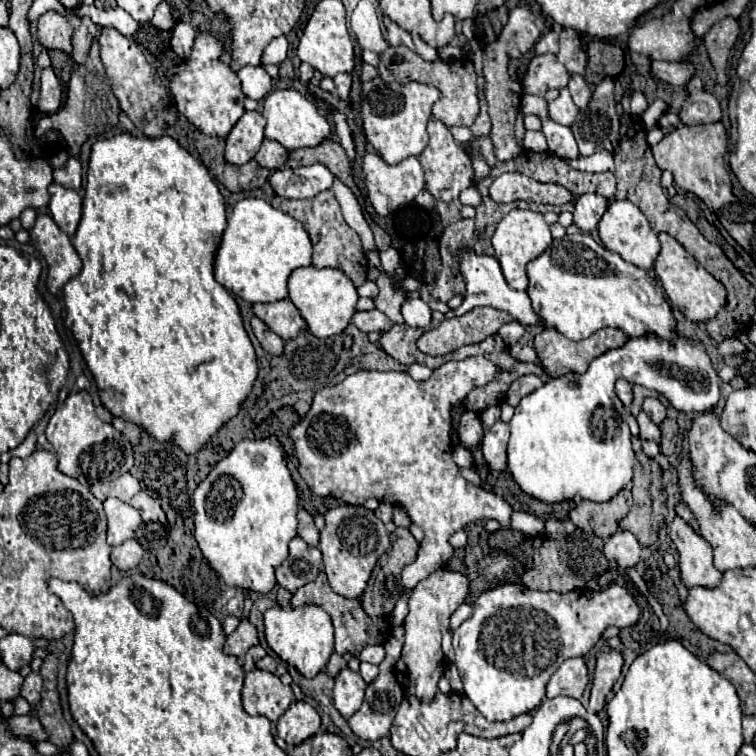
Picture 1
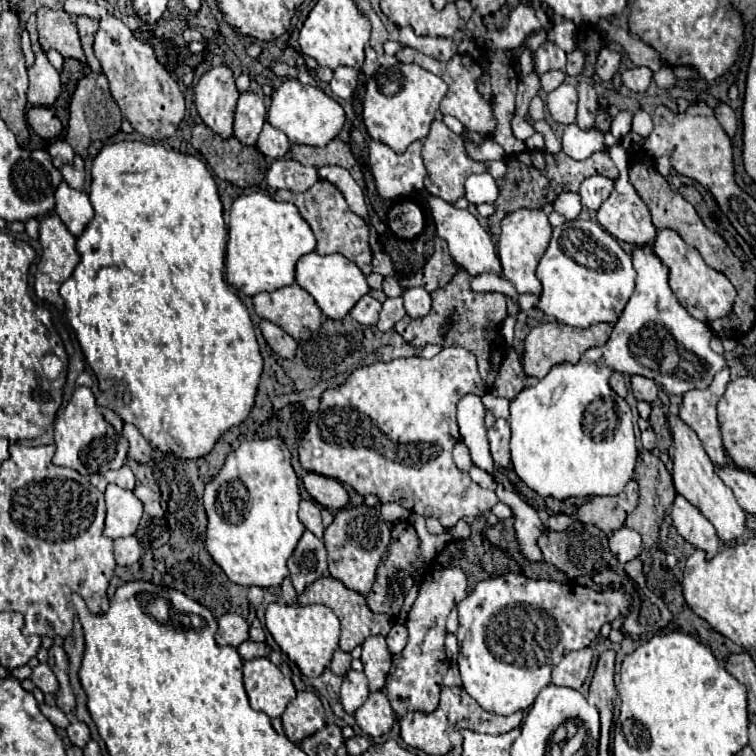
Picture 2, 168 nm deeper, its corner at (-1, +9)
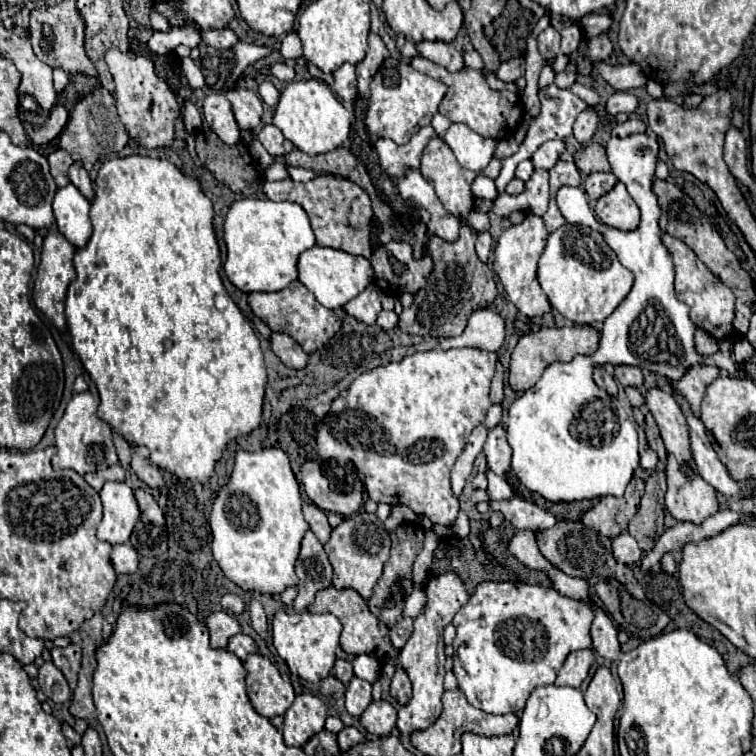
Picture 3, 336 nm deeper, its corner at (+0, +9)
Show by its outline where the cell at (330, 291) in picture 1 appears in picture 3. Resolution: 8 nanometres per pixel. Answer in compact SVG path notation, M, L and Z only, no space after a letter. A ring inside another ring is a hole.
M314 245L306 249L300 259L298 259L298 279L314 293L314 297L328 309L338 309L344 307L354 295L366 289L366 285L372 281L372 265L366 257L360 255L350 255L340 249L332 247L320 247Z

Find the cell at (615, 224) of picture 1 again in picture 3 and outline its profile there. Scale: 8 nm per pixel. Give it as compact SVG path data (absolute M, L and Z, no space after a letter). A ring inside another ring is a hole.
M616 183L616 187L610 193L602 195L594 211L602 223L616 227L620 231L632 231L638 227L638 219L640 219L638 205L628 195L622 183Z

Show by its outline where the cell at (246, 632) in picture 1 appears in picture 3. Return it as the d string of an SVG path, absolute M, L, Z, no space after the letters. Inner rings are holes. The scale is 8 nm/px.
M218 611L218 613L212 613L208 619L206 619L206 627L210 631L210 645L214 649L224 649L228 639L236 633L240 633L240 623L234 615L226 613L226 611Z

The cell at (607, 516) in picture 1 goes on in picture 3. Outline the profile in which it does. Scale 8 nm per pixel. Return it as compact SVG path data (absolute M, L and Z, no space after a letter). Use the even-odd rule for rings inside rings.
M634 485L634 489L630 489L624 497L602 497L596 507L592 507L590 511L584 513L582 523L586 523L586 527L614 539L628 527L630 517L638 509L636 501L638 501L638 485Z

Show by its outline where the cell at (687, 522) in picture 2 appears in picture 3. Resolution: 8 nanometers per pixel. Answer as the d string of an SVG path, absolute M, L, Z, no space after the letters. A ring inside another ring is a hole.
M668 453L666 463L668 491L666 491L666 509L678 521L702 523L702 519L718 511L716 491L706 483L690 465L684 471L676 457Z

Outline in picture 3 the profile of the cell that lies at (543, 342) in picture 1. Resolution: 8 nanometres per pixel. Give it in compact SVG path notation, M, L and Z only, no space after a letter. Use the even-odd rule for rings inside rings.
M542 327L522 335L510 357L508 383L512 391L520 393L530 389L540 379L540 373L554 361L570 361L574 355L592 355L598 349L598 341L600 335L594 327Z

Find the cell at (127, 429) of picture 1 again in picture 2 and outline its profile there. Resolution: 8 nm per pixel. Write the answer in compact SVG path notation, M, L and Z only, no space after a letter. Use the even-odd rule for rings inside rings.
M125 423L123 425L123 435L129 439L129 457L133 457L139 463L147 463L151 459L151 445L139 433L139 429L131 423Z

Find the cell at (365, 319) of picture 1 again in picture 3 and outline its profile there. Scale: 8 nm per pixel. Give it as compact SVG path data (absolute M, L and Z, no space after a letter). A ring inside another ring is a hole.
M370 283L360 295L356 295L354 299L350 299L350 301L344 305L344 309L346 309L348 315L356 317L358 321L364 321L364 323L374 325L378 313L382 311L382 307L380 307L380 297L378 297L378 287L374 287L374 285Z

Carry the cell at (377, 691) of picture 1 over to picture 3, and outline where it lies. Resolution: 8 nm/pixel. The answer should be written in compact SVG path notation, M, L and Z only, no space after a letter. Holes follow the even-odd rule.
M372 701L360 717L360 723L368 733L386 737L396 727L396 709L386 701Z

